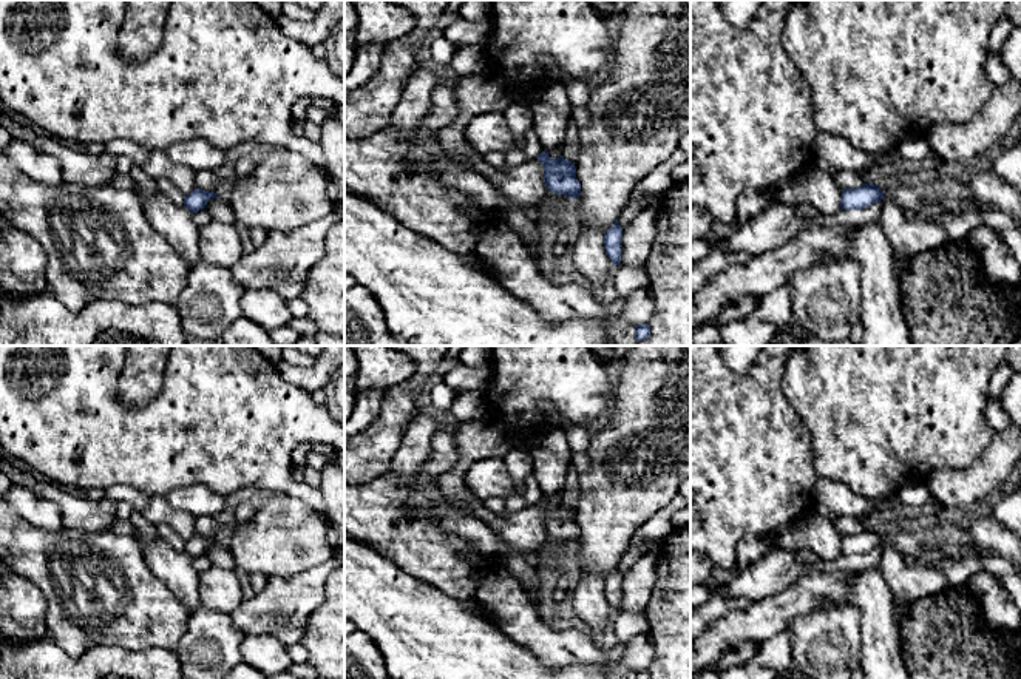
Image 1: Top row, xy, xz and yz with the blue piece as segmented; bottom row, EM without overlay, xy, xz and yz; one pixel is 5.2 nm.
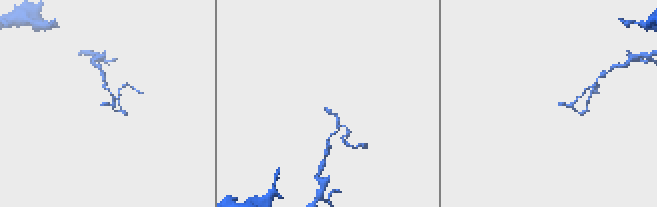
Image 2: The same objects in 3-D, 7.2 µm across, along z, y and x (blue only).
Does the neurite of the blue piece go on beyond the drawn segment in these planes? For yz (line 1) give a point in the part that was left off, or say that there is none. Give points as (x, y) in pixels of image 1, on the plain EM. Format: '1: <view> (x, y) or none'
1: none

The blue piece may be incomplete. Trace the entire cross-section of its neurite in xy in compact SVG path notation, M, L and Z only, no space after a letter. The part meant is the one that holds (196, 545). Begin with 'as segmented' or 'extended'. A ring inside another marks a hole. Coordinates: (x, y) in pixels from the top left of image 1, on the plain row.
as segmented | M195 534L190 540L184 542L184 552L192 559L204 556L210 543L218 543L215 537L204 537L201 534Z

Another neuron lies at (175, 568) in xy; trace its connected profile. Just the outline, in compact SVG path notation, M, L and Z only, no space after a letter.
M136 529L133 535L139 540L150 569L168 586L181 603L190 613L199 608L199 573L193 566L193 559L185 552L176 551L161 535L154 540L145 540Z

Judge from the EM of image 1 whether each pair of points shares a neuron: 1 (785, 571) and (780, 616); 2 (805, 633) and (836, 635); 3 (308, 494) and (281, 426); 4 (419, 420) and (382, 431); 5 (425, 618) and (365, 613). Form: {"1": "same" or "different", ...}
{"1": "different", "2": "same", "3": "same", "4": "different", "5": "same"}

